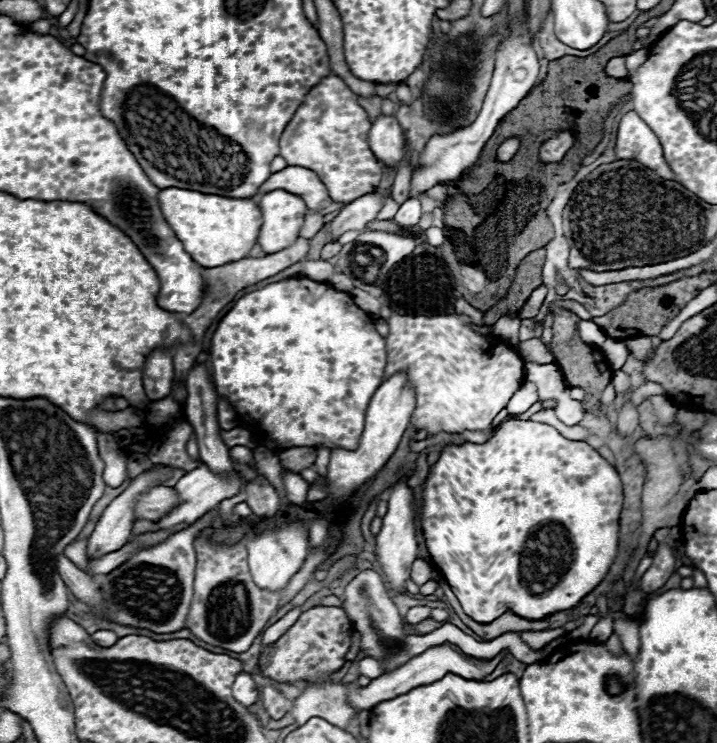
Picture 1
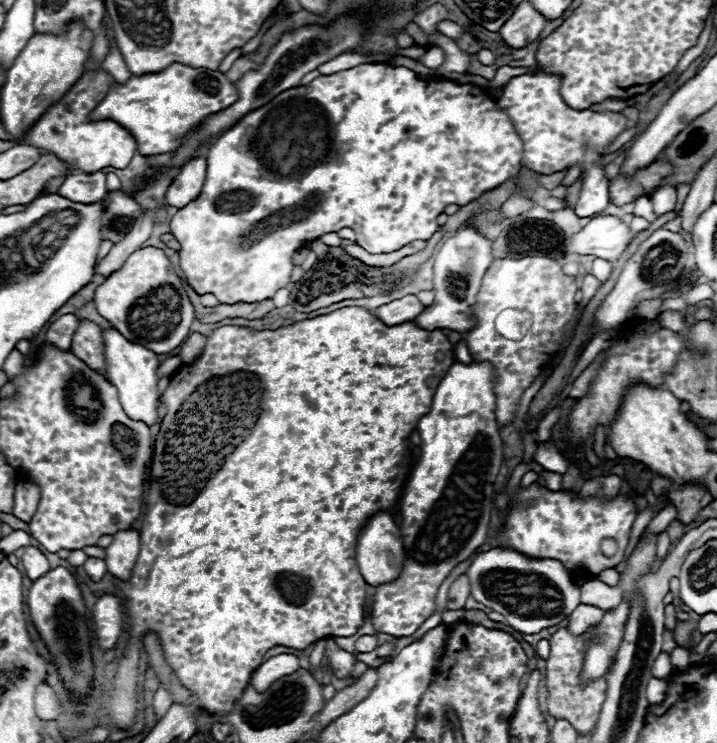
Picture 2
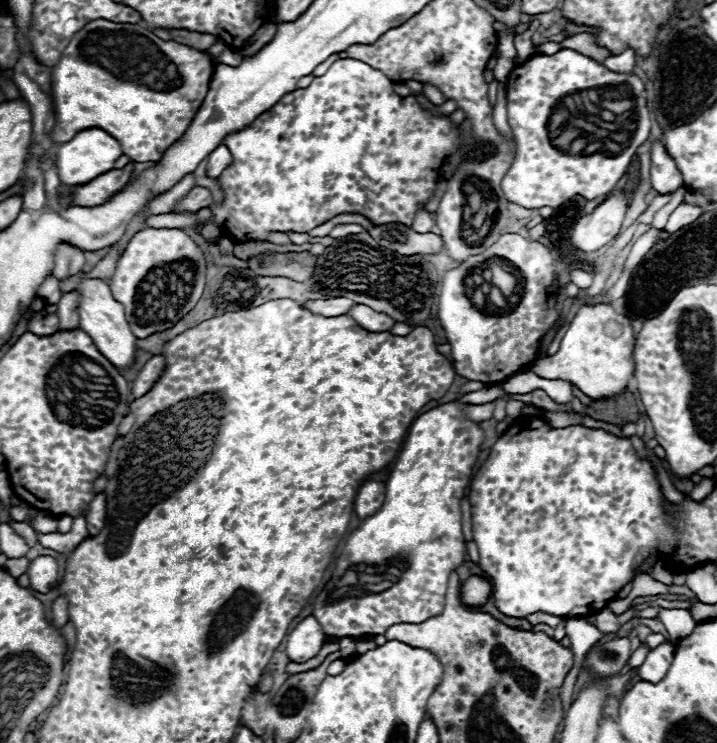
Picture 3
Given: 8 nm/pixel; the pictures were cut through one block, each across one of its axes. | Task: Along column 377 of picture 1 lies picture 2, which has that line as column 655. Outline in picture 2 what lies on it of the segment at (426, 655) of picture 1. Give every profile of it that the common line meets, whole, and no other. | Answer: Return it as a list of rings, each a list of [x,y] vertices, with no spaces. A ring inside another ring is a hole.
[[[652,678],[652,682],[648,682],[648,690],[646,690],[646,698],[650,704],[660,704],[662,698],[666,696],[668,684],[662,678]]]

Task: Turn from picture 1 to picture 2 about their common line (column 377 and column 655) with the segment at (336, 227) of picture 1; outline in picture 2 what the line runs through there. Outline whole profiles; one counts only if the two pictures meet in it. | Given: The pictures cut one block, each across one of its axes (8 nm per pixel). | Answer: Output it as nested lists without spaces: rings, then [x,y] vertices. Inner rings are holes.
[[[660,186],[656,188],[652,194],[652,206],[654,206],[654,214],[662,216],[666,212],[672,212],[676,206],[676,188],[672,186]]]

